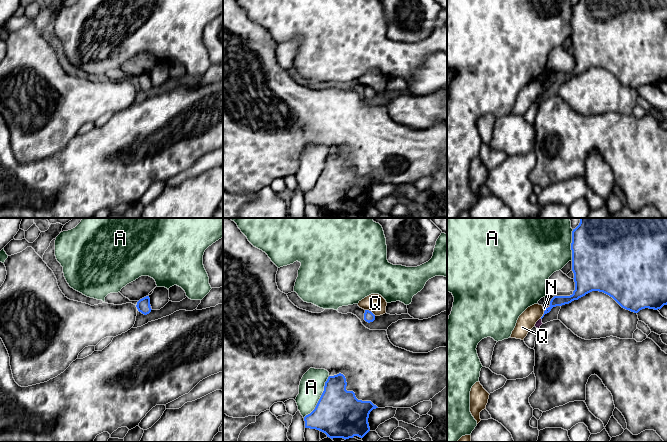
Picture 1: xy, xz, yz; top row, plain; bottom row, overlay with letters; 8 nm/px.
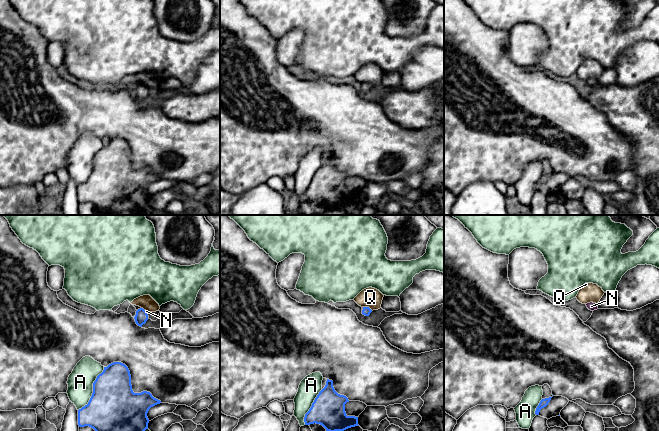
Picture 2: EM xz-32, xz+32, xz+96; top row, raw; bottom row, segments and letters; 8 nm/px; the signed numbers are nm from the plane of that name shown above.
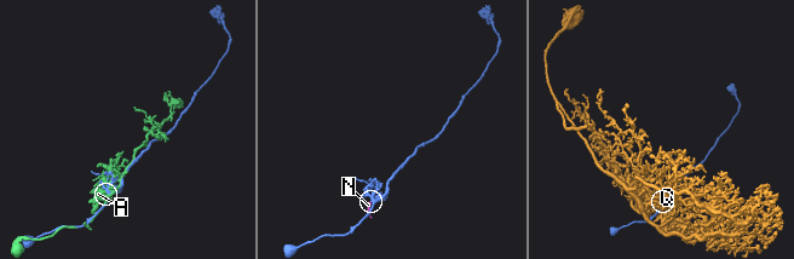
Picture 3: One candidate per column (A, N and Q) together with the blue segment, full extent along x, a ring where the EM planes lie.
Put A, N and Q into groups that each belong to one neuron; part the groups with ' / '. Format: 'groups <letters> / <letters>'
groups A / N / Q

